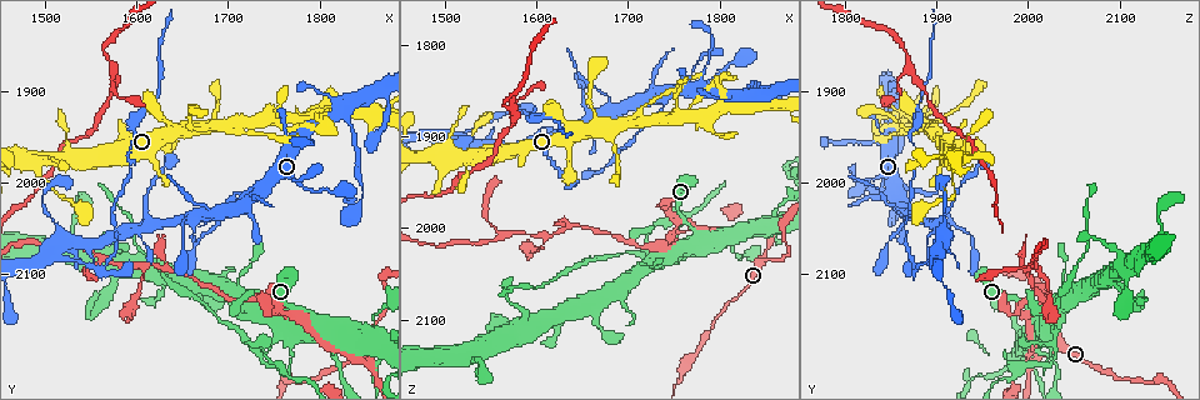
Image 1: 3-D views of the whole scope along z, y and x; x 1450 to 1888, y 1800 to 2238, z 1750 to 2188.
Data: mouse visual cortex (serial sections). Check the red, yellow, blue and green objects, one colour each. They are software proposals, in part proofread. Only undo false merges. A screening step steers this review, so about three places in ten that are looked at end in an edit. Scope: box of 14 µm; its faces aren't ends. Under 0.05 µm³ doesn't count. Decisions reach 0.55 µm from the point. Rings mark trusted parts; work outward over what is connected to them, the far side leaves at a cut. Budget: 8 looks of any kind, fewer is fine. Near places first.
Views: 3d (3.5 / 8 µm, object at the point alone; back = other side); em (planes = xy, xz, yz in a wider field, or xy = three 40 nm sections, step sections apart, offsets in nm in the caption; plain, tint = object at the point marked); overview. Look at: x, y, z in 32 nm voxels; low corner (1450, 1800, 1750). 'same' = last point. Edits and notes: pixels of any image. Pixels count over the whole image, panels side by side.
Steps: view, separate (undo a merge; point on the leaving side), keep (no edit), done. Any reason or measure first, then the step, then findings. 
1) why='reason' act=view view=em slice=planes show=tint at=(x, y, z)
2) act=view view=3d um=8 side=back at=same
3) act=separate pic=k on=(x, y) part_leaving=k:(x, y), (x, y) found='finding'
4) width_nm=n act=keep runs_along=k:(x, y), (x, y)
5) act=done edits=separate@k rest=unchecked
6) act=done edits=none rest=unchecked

why='thin arm on a thick one' act=view view=3d um=3.5 at=(1740, 2005, 1865)

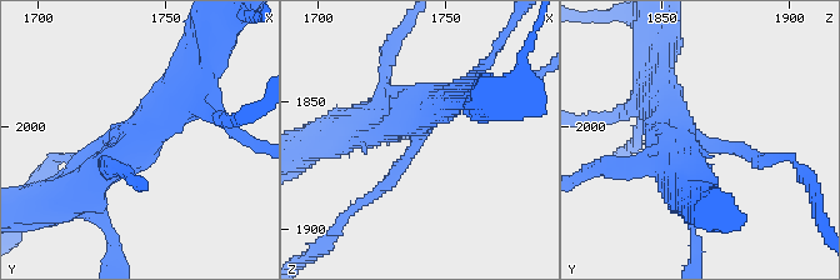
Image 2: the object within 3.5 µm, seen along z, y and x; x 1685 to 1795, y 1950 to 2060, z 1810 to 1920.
why='need the tissue' act=view view=em slice=xy step=3 show=tint at=(1739, 2006, 1862)

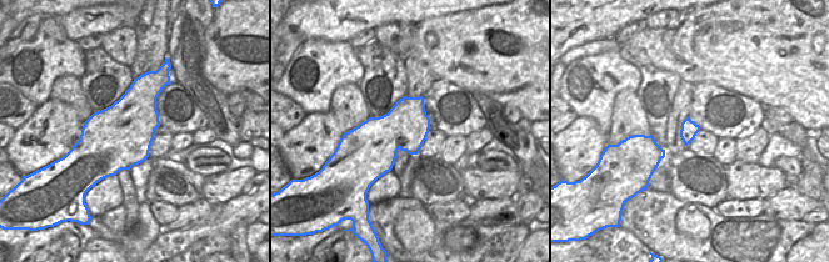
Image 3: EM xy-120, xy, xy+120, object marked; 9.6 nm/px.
width_nm=460 act=keep runs_along=2:(194, 89), (163, 108), (71, 196) found='one cell here'

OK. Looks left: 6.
why='three arms meet' act=view view=3d um=3.5 side=back at=(1825, 1925, 1855)

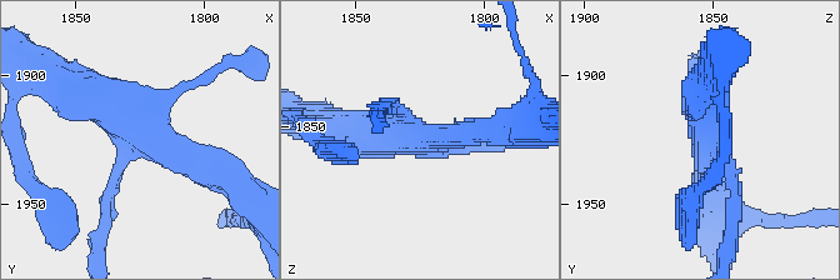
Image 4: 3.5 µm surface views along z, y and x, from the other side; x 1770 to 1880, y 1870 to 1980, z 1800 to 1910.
why='need the tissue' act=view view=em slice=xy step=3 show=plain at=(1824, 1926, 1852)

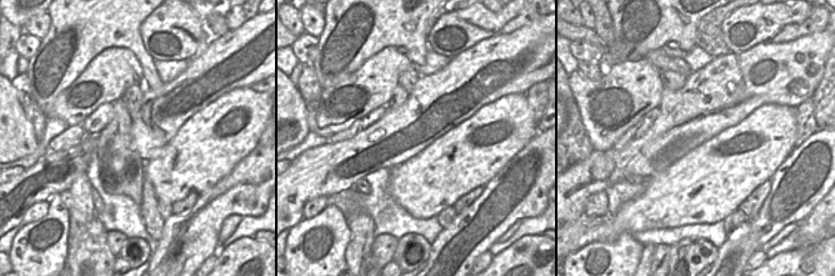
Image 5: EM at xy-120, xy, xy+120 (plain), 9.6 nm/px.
act=view view=em slice=xy step=3 show=tint at=same

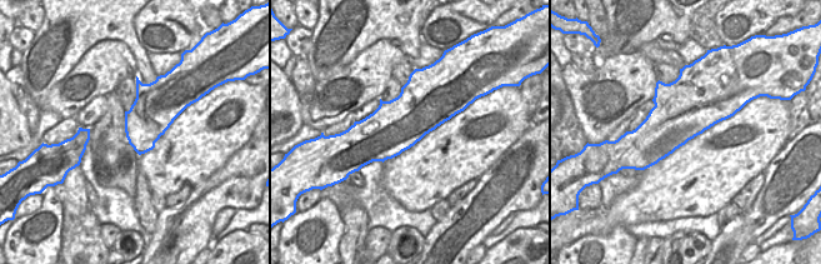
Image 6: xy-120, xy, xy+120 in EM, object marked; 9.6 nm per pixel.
width_nm=500 act=keep runs_along=4:(218, 175), (156, 148), (80, 90) found='one cell here'

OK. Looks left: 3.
act=view view=3d um=8 side=back at=(1835, 2035, 1855)

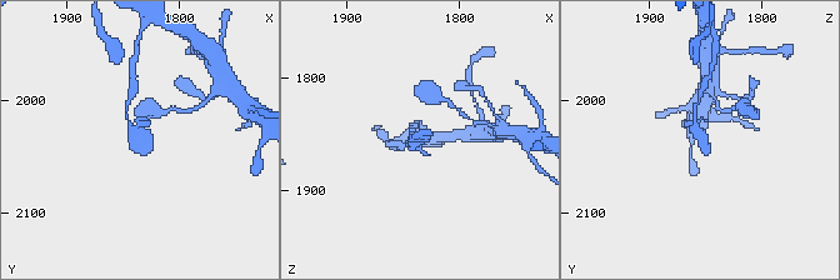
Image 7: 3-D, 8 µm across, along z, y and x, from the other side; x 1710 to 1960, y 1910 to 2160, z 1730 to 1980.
act=view view=3d um=3.5 at=(1836, 2032, 1852)

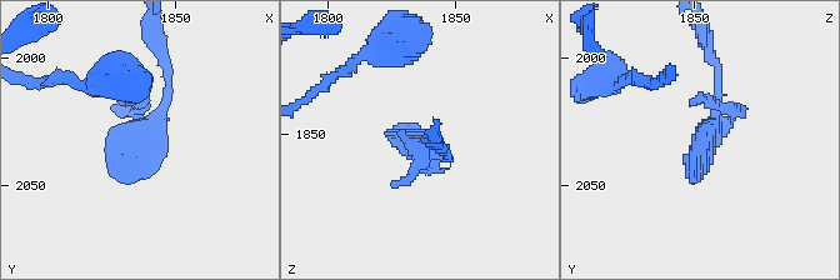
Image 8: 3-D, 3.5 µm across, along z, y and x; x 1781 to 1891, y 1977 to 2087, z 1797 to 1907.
act=keep runs_along=8:(163, 66), (168, 104), (114, 178) found='continuous, no second cell'

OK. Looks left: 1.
act=done edits=none rest=unchecked

